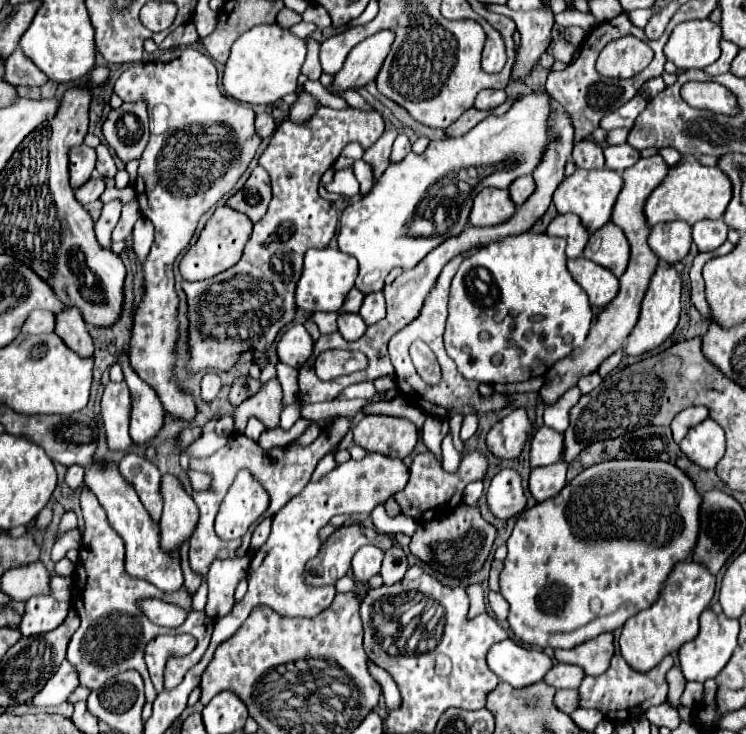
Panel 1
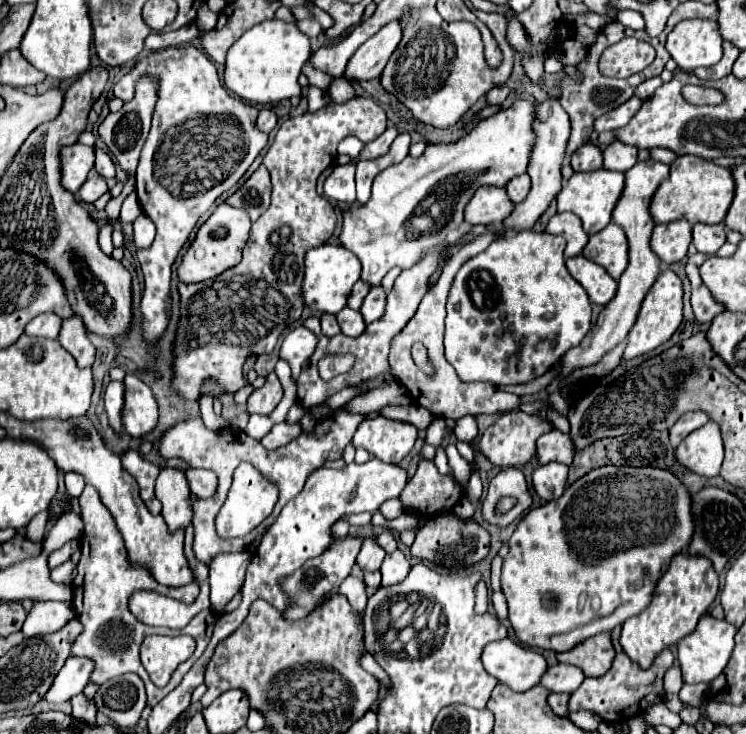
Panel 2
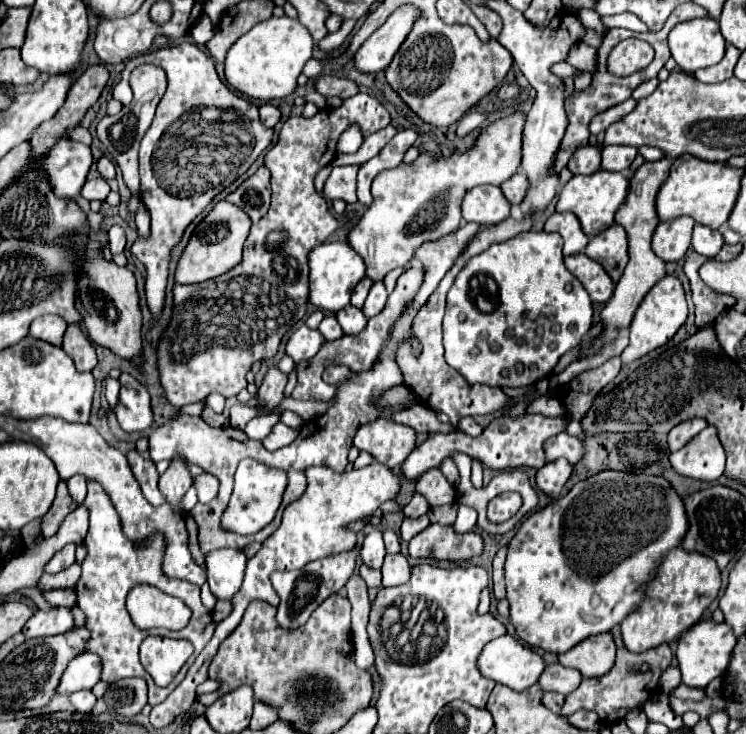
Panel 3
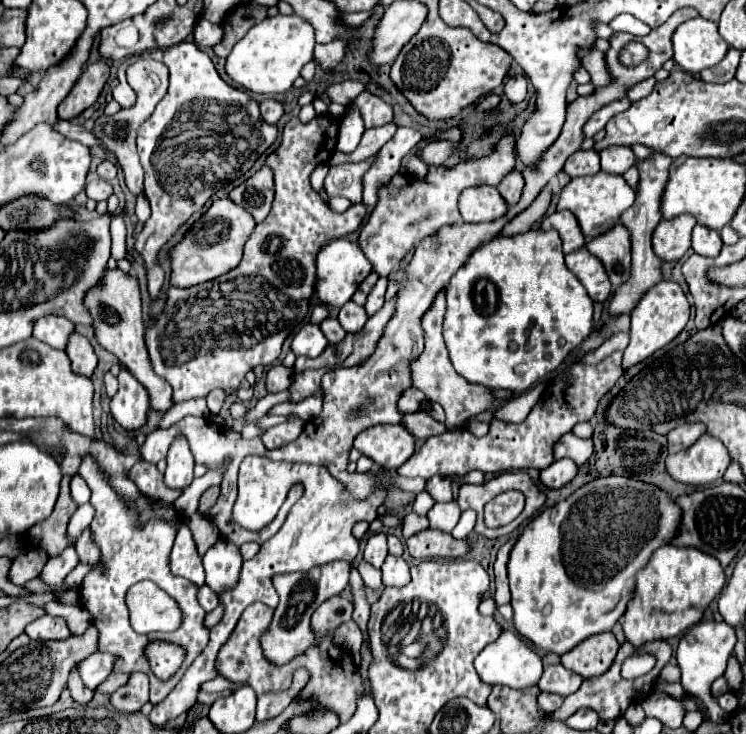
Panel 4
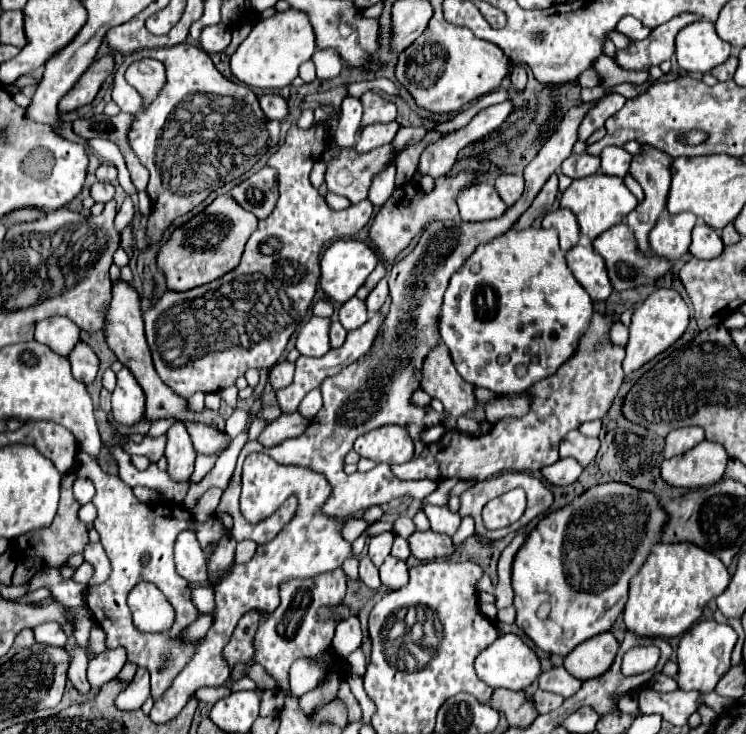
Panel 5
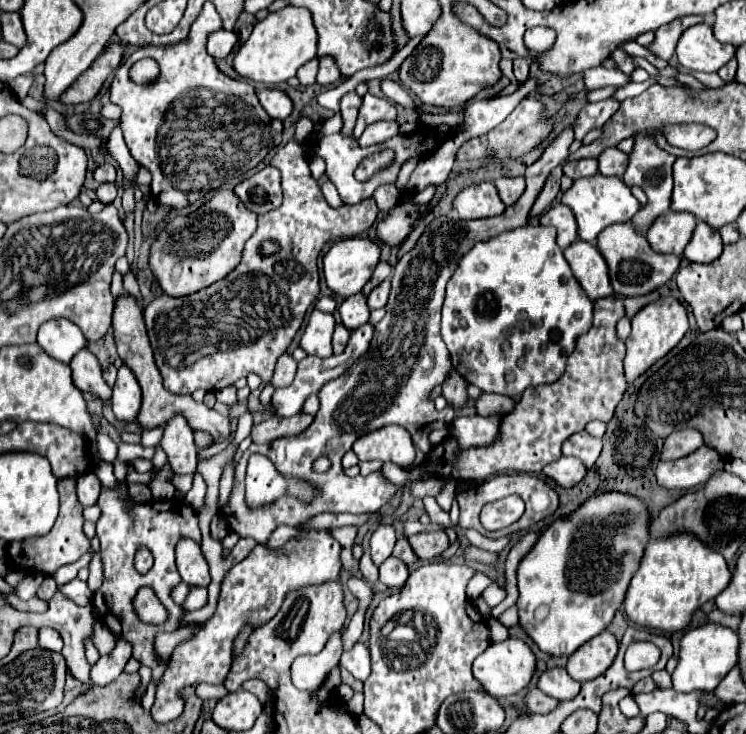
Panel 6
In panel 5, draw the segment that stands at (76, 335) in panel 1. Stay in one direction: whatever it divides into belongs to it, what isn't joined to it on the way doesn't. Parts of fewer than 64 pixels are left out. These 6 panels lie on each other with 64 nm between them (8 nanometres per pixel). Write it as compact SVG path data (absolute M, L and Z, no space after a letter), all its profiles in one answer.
M80 342L72 354L68 356L70 364L72 364L72 374L76 380L80 380L82 384L90 386L94 380L96 380L96 374L98 374L98 356L94 354L94 350Z

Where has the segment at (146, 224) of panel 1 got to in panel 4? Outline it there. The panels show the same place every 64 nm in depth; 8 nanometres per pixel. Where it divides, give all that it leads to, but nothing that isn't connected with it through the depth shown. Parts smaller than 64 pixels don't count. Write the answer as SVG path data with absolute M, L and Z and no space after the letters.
M138 194L138 204L136 204L136 216L144 224L150 218L150 204L144 194Z

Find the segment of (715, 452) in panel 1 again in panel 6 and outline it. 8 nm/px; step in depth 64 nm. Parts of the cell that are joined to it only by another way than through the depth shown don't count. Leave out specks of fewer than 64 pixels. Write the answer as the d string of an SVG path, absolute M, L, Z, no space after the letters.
M702 446L694 454L684 456L676 462L658 462L656 482L662 488L688 490L704 484L712 472L722 470L722 458L716 450Z

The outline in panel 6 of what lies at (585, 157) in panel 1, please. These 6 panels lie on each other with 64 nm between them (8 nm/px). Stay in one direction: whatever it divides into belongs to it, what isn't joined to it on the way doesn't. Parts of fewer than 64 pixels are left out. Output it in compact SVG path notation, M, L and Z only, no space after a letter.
M584 158L584 160L564 164L564 174L570 176L572 180L594 176L596 172L598 172L598 160L594 160L594 158Z

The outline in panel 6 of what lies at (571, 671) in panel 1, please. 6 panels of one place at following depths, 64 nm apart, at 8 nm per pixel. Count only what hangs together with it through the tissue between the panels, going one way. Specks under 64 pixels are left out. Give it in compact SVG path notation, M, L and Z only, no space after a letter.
M548 668L538 680L538 688L556 700L572 700L580 692L580 682L572 680L566 668Z

